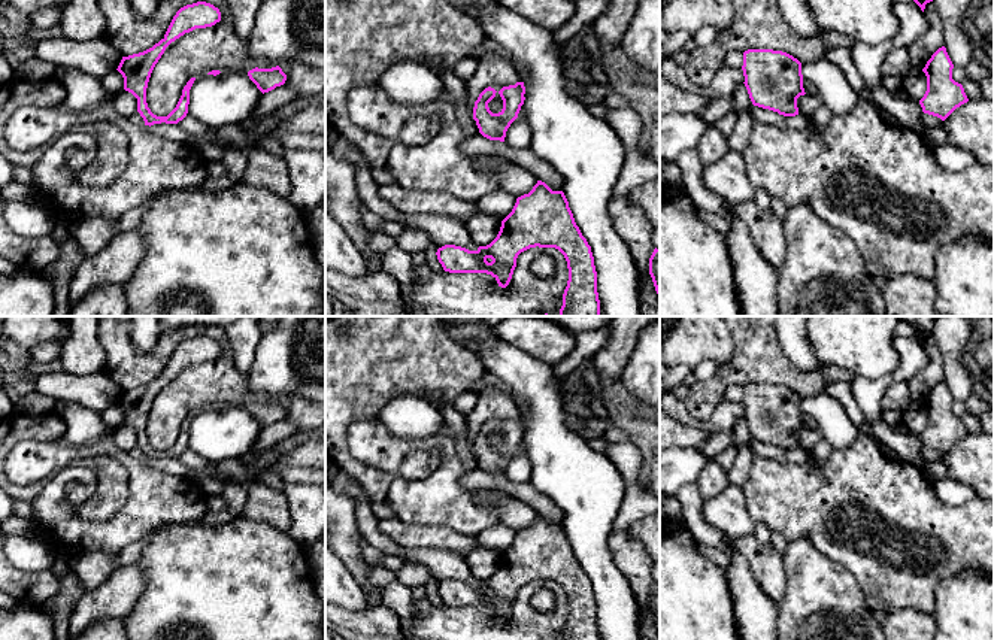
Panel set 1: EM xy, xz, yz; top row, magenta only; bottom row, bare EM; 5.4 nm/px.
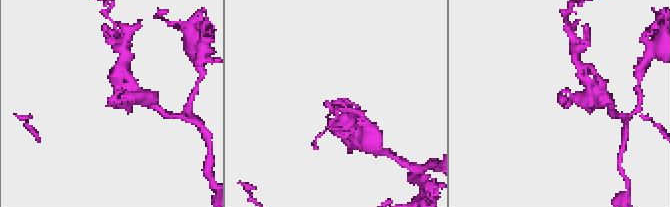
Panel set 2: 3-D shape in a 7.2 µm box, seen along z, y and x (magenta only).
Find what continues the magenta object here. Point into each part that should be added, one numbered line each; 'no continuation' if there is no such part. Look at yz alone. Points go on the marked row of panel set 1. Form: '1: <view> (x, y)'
no continuation

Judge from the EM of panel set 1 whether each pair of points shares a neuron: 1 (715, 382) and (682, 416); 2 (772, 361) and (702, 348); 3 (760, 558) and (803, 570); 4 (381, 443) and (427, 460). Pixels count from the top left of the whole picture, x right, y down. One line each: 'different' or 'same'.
1: different
2: different
3: different
4: different

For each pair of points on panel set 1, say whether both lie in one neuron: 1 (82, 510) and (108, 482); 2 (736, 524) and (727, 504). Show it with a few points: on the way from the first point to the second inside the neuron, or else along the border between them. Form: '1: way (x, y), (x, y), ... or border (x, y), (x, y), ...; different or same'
1: way (90, 507), (108, 490); same
2: way (733, 519), (729, 509); same

